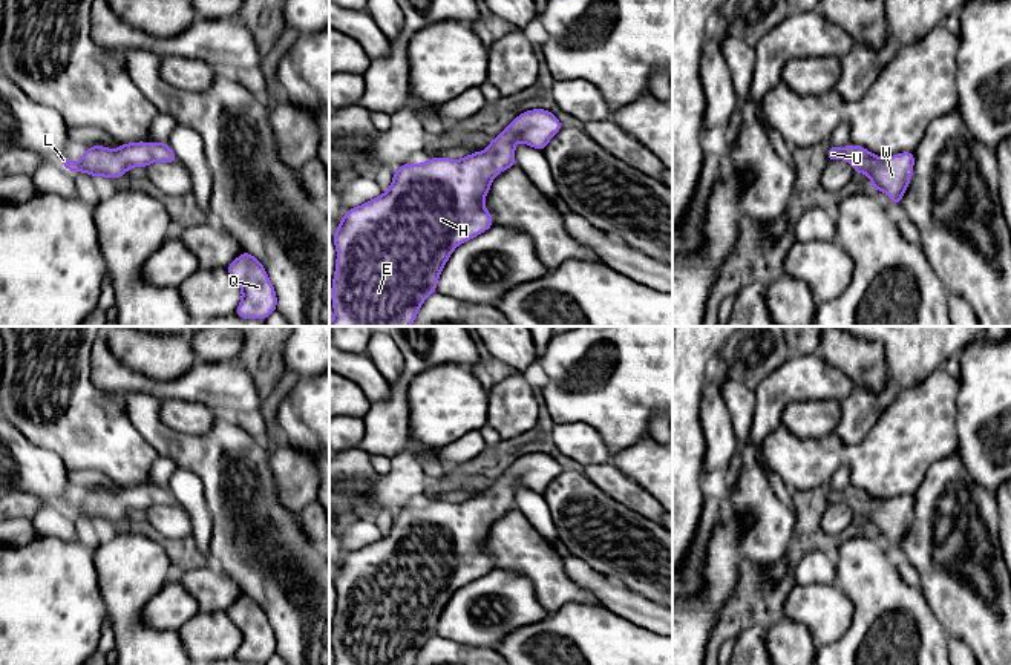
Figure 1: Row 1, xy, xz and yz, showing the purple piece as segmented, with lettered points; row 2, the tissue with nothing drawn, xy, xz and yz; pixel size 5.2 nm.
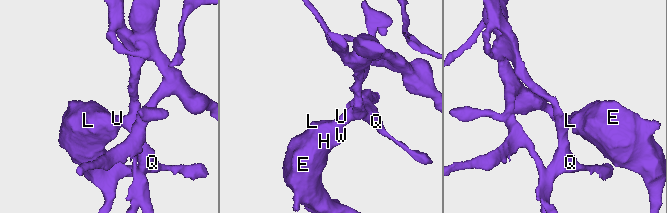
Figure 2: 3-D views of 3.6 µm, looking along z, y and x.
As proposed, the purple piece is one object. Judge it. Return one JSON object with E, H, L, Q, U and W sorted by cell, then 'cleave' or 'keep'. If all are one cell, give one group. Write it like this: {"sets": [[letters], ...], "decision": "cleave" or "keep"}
{"sets": [["E", "H", "L", "Q", "U", "W"]], "decision": "keep"}

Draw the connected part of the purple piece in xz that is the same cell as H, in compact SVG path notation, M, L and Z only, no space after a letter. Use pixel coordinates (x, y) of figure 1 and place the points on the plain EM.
M545 452L525 454L487 486L487 495L463 503L438 500L424 507L407 504L394 515L388 535L349 552L331 579L337 593L332 665L414 665L423 645L437 634L452 595L493 570L493 559L484 552L486 538L499 515L516 509L515 487L522 484L544 495L562 470Z

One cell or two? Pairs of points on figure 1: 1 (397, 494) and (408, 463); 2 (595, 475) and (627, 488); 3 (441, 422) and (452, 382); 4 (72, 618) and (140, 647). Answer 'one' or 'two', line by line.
1: one
2: one
3: one
4: two

